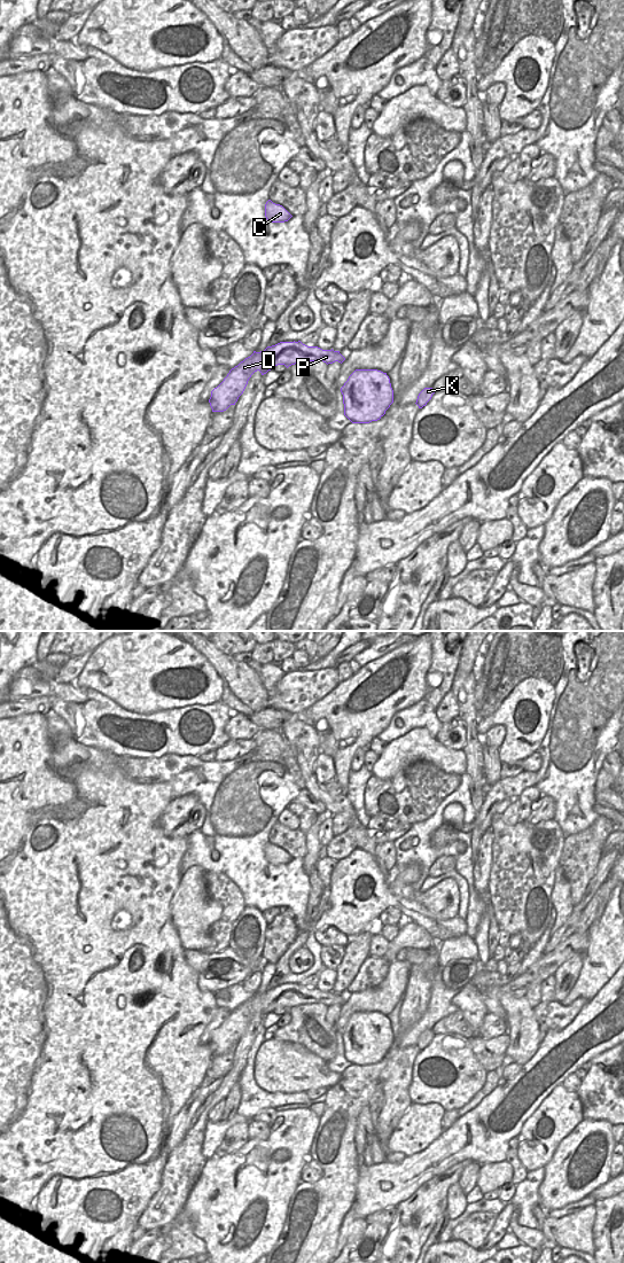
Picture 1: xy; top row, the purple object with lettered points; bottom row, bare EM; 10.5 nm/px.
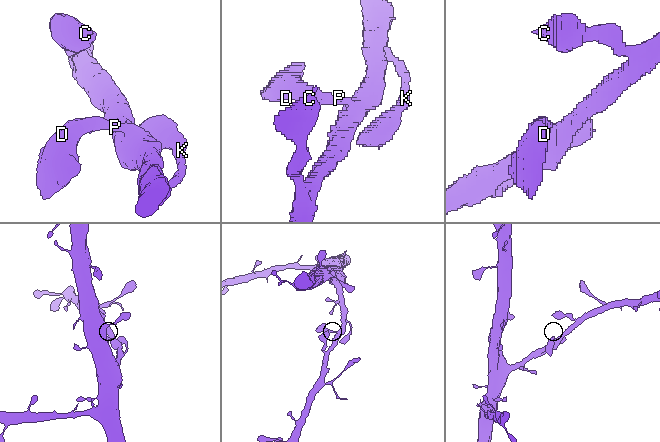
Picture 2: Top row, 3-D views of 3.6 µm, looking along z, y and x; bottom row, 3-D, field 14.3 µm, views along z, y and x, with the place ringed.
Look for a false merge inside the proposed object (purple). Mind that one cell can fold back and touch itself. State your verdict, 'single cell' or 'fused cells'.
single cell

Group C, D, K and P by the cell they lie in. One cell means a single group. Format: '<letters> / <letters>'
C D K P

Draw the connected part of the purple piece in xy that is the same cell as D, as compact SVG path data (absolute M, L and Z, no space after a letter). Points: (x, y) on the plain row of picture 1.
M280 984L267 989L264 993L256 995L232 1011L224 1023L211 1034L209 1042L212 1054L224 1054L235 1047L243 1036L251 1018L259 1013L266 1016L278 1007L287 1011L304 1004L323 1004L327 1007L335 1004L343 1005L345 1000L340 993L322 992L318 989L307 989L298 984Z

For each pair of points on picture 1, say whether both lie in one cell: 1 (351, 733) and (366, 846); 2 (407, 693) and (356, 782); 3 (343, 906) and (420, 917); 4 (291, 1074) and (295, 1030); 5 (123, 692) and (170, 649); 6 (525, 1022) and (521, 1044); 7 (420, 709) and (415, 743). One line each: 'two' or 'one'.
1: two
2: two
3: one
4: two
5: one
6: one
7: two

